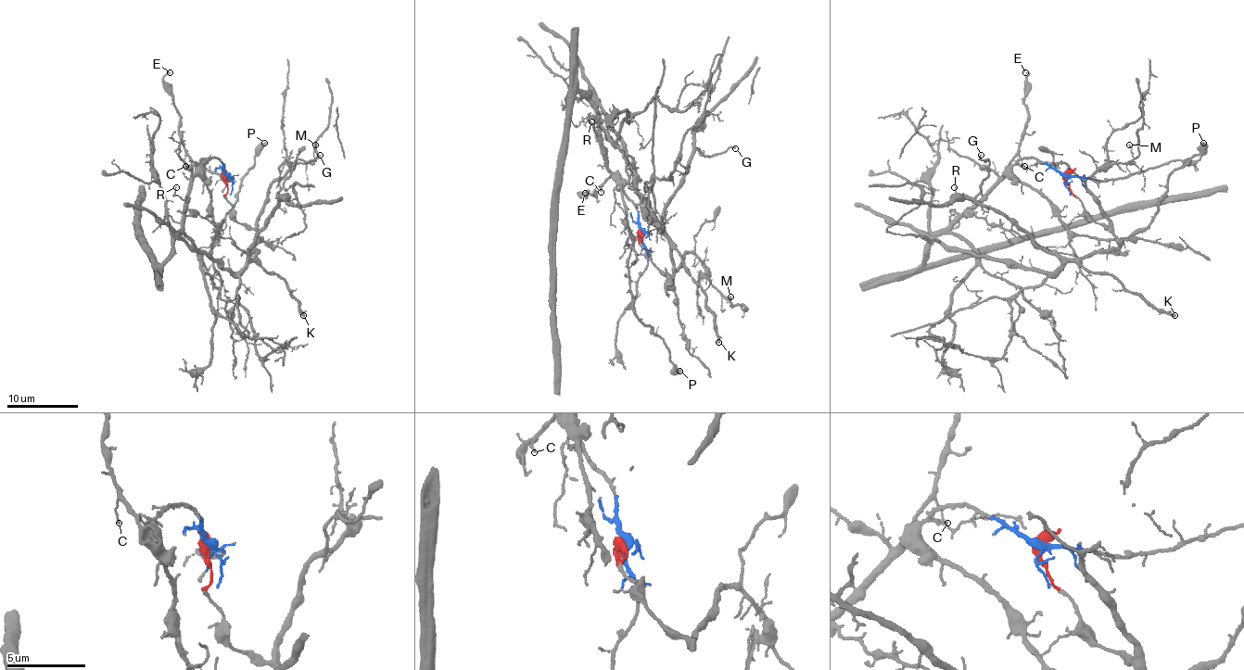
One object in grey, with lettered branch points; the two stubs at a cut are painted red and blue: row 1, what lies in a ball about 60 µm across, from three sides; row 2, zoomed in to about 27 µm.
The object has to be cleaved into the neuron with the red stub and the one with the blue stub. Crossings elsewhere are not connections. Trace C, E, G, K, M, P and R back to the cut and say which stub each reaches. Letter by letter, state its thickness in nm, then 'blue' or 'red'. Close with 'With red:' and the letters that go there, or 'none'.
C: calibre 110 nm; blue
E: calibre 130 nm; blue
G: calibre 170 nm; red
K: calibre 280 nm; red
M: calibre 100 nm; red
P: calibre 500 nm; blue
R: calibre 110 nm; blue
With red: G, K, M

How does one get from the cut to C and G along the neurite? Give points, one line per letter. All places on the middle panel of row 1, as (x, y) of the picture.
C: (641, 233), (638, 207), (611, 176), (602, 185), (601, 192)
G: (641, 233), (649, 256), (671, 277), (668, 286), (673, 267), (663, 208), (692, 143), (708, 157), (735, 148)

